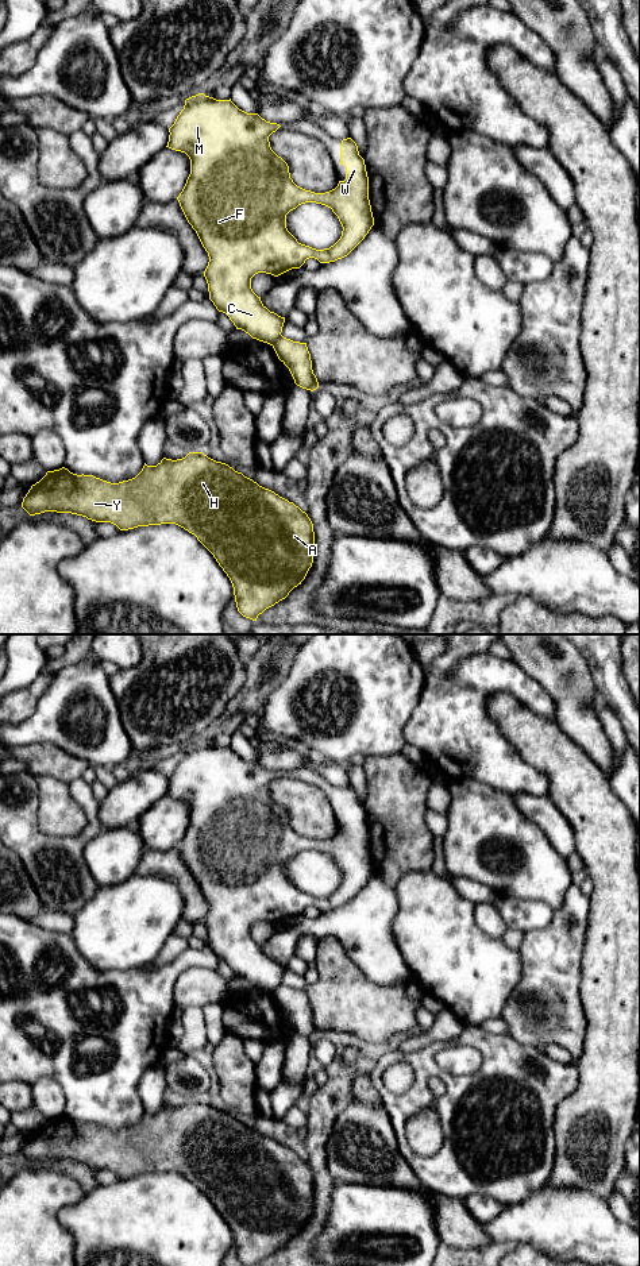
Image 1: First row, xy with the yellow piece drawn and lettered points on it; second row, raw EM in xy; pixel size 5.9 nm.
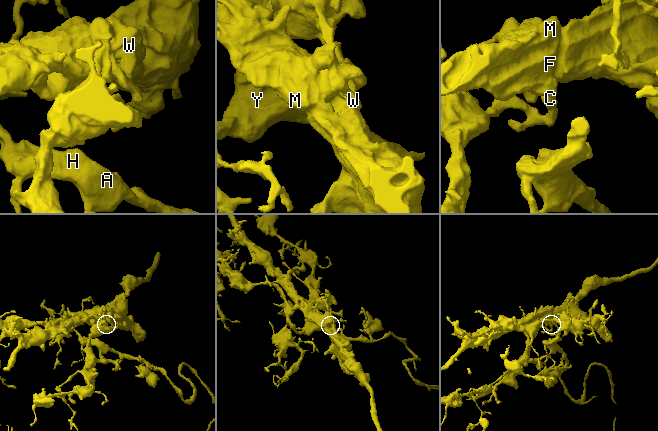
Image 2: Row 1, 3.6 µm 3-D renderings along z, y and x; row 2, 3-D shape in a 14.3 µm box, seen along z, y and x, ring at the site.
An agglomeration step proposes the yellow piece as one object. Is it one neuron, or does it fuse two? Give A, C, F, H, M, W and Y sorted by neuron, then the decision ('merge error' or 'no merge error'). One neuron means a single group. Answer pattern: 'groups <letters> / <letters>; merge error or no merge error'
groups A H Y / C F M W; merge error

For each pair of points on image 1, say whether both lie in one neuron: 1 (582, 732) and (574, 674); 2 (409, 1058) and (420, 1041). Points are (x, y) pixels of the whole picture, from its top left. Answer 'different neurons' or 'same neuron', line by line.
1: same neuron
2: different neurons

